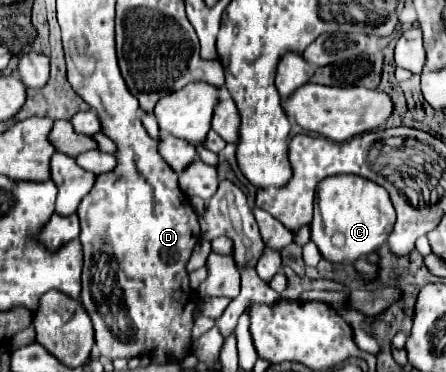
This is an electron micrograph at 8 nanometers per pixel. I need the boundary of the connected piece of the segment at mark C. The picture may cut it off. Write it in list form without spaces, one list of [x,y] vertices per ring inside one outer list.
[[[358,175],[326,177],[318,185],[318,203],[314,202],[311,240],[330,263],[354,263],[358,257],[378,251],[392,233],[396,221],[388,191]]]

